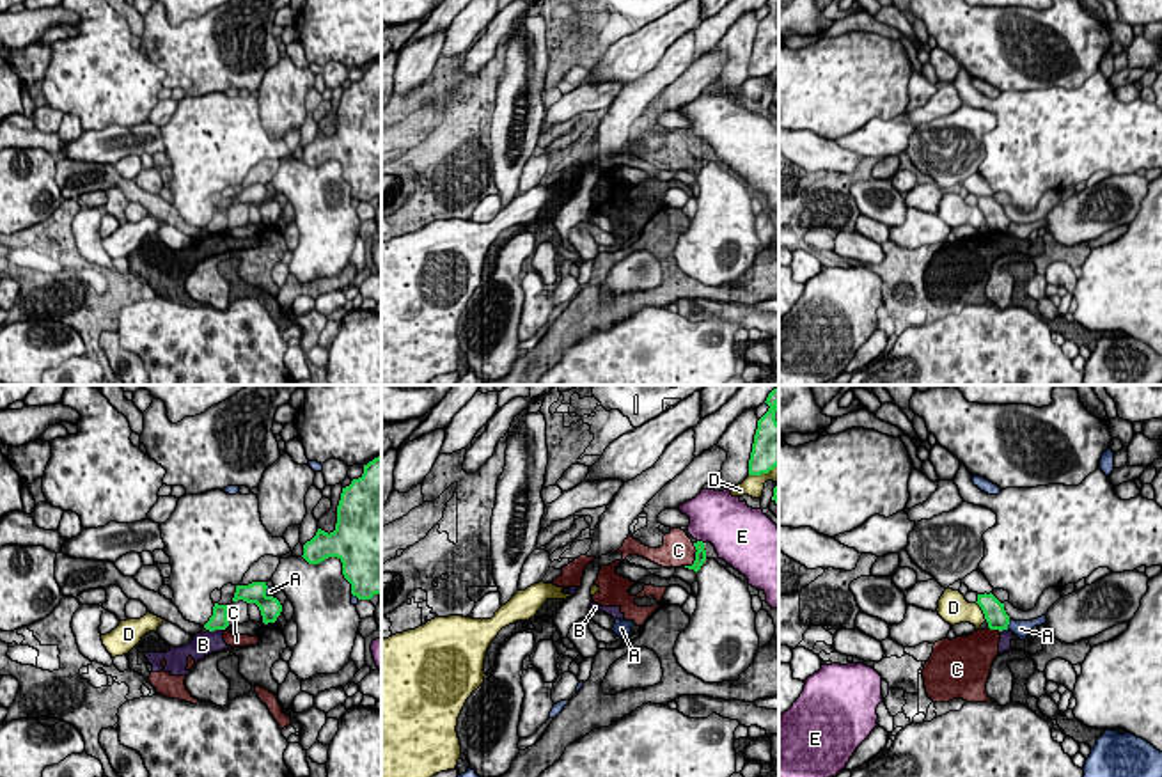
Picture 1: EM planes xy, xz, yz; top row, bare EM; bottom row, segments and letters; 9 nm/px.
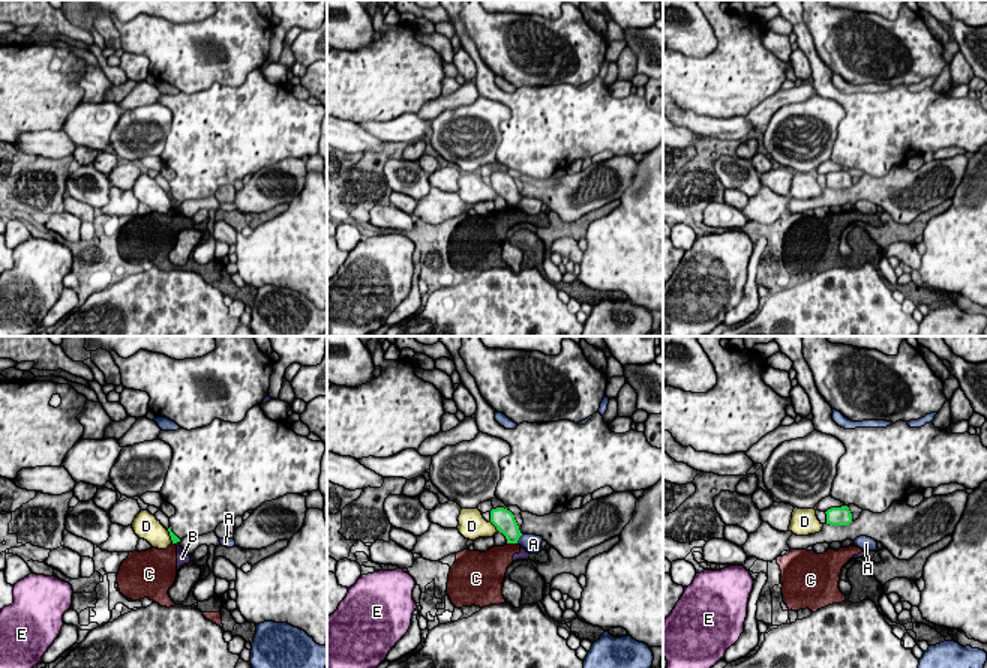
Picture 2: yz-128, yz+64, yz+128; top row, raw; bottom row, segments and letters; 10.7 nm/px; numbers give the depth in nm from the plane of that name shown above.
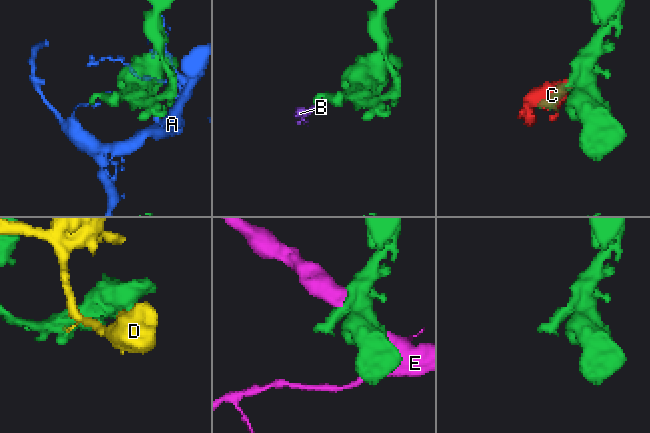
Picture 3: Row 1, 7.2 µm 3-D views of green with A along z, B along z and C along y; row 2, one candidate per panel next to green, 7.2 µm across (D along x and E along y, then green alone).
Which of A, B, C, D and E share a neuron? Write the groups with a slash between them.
A / B C / D / E

